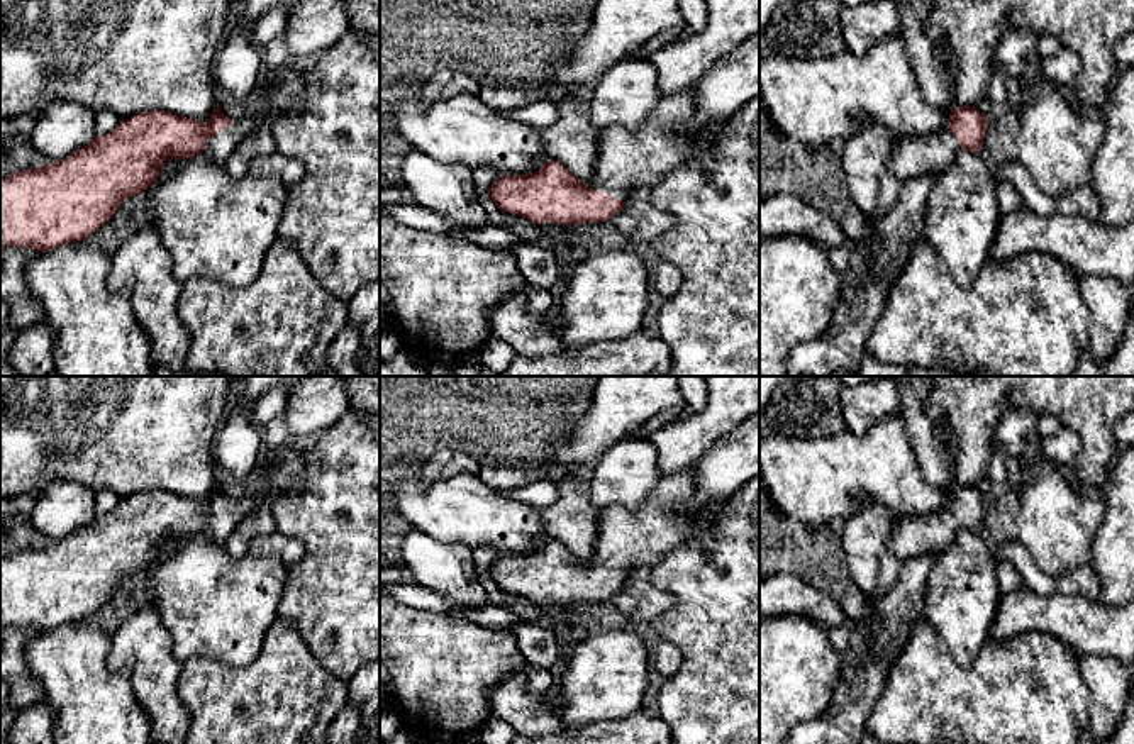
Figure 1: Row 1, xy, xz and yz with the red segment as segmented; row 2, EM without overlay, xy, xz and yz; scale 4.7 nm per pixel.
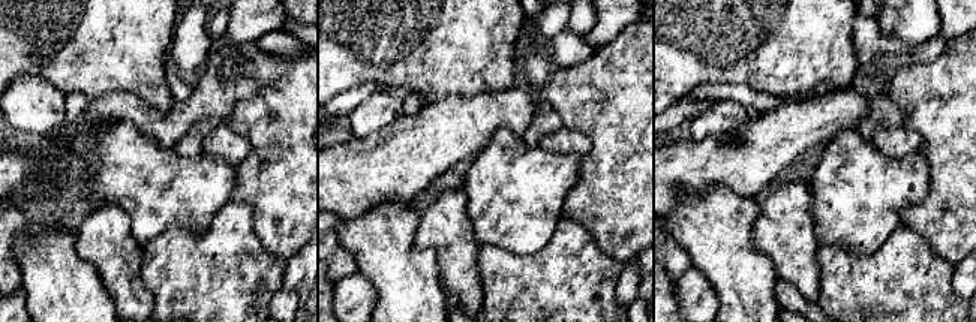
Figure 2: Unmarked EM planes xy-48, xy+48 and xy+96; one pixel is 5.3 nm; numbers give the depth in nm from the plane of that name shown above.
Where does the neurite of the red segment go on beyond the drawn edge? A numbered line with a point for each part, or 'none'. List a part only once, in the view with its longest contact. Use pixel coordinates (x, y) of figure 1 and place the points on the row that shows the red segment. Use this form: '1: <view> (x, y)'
1: xy (219, 148)

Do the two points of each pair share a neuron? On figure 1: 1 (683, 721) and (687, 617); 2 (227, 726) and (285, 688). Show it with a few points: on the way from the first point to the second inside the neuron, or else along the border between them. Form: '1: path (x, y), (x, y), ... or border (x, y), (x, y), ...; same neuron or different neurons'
1: path (694, 695), (694, 643); same neuron
2: path (241, 716), (255, 714), (272, 697); same neuron

